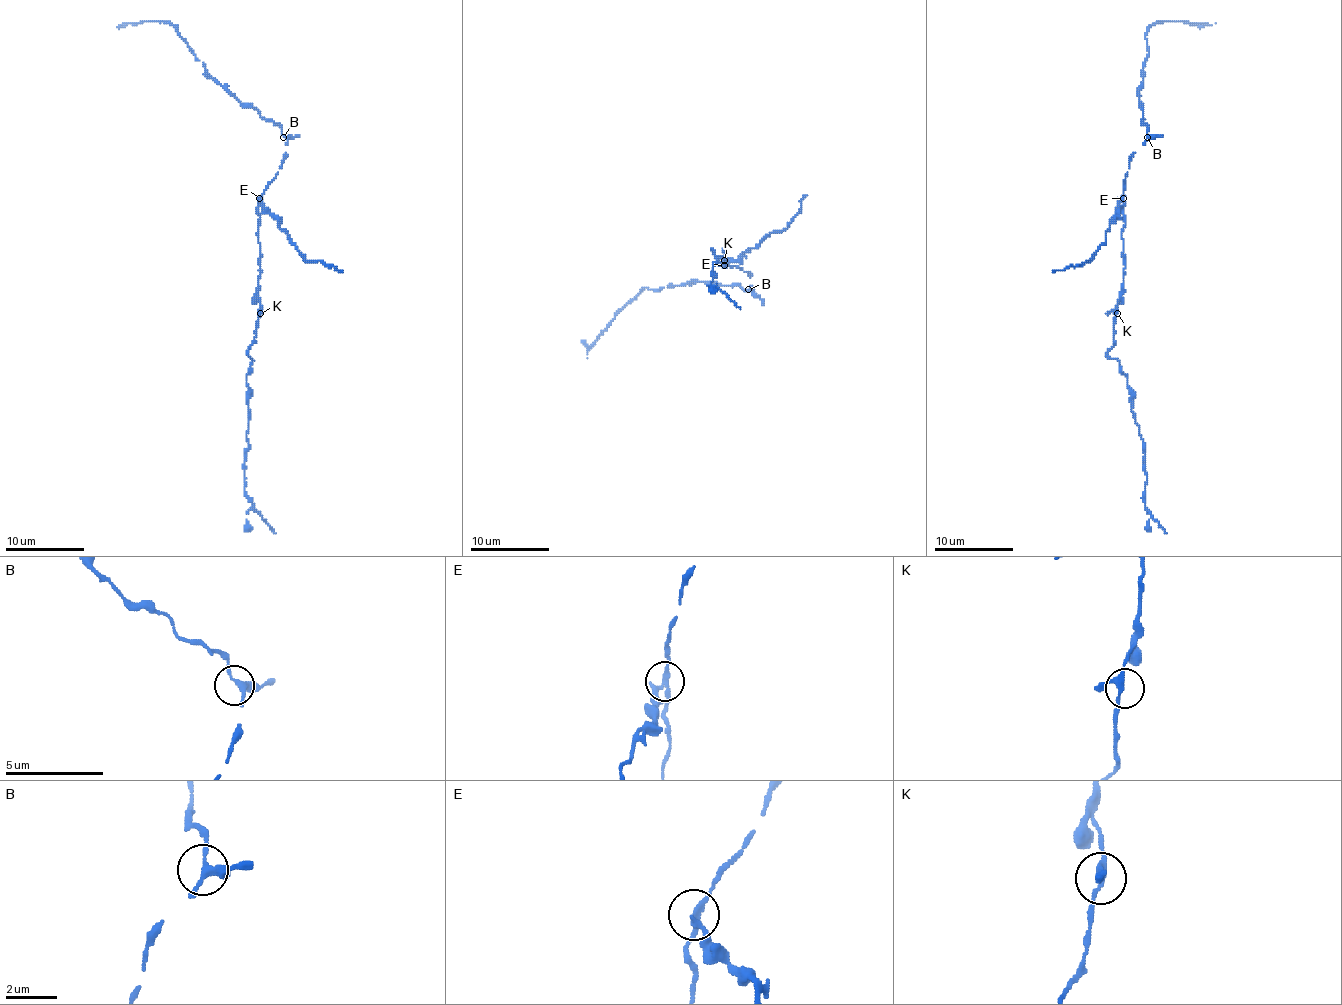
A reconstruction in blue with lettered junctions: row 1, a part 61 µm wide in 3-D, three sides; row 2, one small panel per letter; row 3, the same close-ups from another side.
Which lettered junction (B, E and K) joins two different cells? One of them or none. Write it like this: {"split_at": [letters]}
{"split_at": ["E"]}

